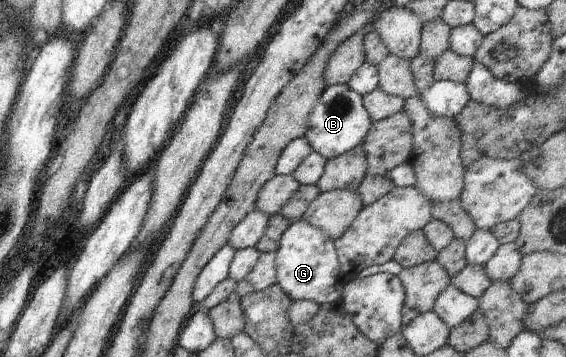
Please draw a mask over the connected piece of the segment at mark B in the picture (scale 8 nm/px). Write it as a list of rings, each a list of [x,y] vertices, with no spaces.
[[[348,85],[329,86],[322,91],[316,106],[312,109],[304,138],[308,140],[314,152],[331,159],[360,145],[372,123],[361,94],[354,92]]]

